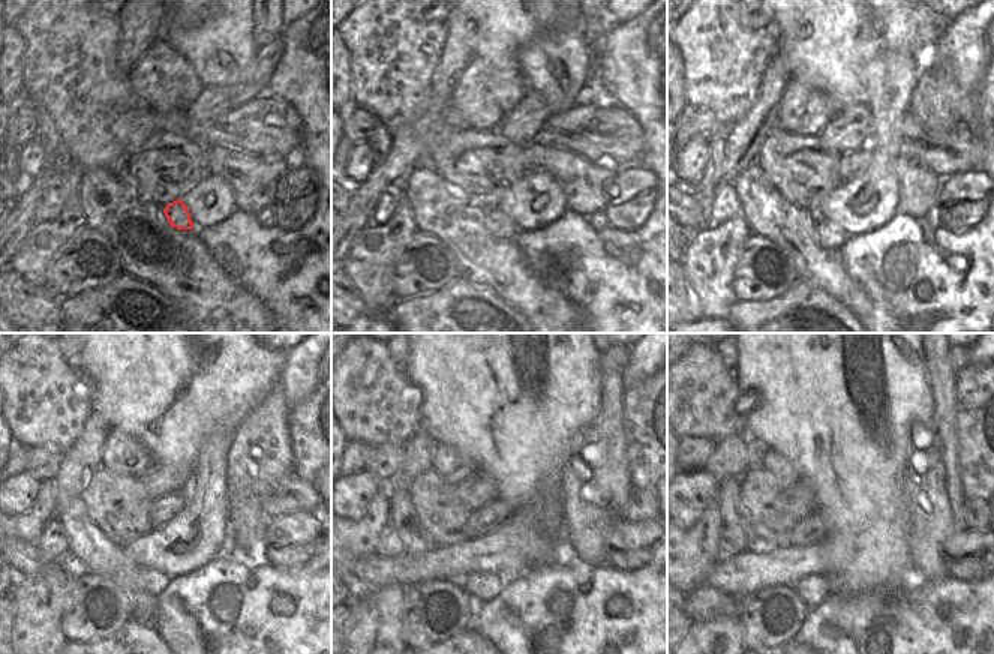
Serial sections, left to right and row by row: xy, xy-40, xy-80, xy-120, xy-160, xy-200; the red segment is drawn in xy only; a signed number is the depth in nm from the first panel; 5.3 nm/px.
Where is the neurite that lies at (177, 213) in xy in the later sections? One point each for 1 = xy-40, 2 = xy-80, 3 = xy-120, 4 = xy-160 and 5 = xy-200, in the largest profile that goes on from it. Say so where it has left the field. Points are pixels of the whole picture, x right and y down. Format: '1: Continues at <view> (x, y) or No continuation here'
1: Continues at xy-40 (502, 227)
2: Continues at xy-80 (832, 237)
3: Continues at xy-120 (153, 582)
4: Continues at xy-160 (482, 587)
5: Continues at xy-200 (813, 590)

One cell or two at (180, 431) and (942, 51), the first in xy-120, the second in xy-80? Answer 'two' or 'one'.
two

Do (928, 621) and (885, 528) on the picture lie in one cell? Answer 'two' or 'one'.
two

